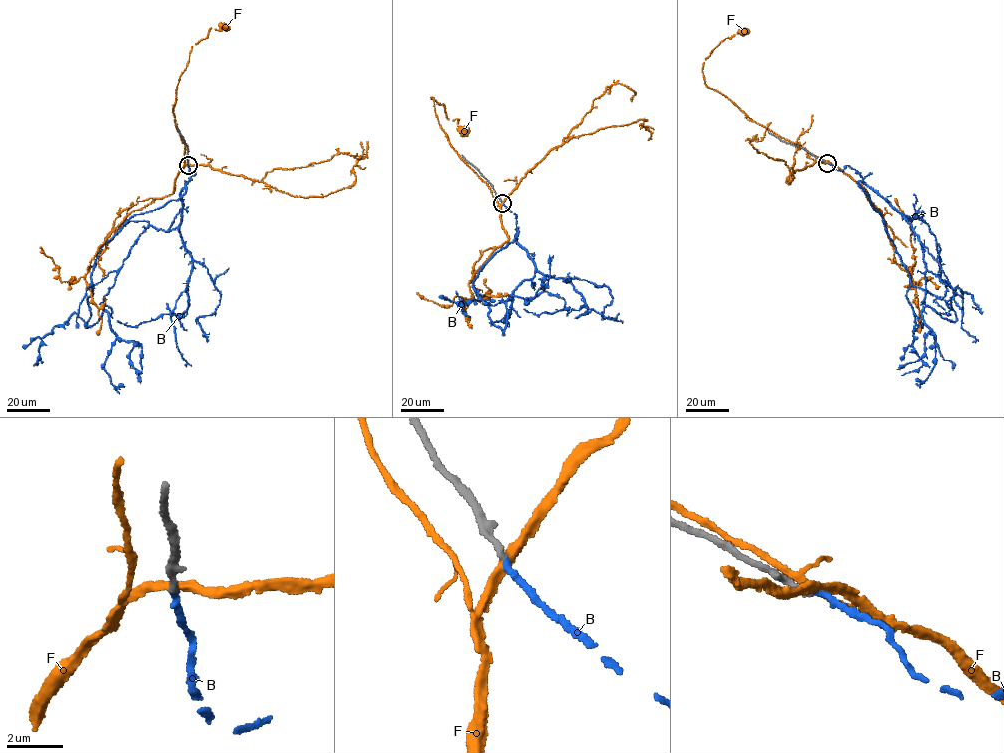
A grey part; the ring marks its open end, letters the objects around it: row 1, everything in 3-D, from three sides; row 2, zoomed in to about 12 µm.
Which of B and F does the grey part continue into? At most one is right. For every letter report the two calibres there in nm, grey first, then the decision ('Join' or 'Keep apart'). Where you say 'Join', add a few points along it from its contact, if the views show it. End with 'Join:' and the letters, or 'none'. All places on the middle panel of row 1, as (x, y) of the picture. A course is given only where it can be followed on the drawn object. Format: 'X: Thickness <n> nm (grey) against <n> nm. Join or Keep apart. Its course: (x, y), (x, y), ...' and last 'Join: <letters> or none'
B: Thickness 220 nm (grey) against 220 nm. Join. Its course: (502, 203), (515, 214), (518, 231), (472, 286), (503, 335), (506, 301), (543, 291), (550, 255)
F: Thickness 240 nm (grey) against 320 nm. Keep apart
Join: B

